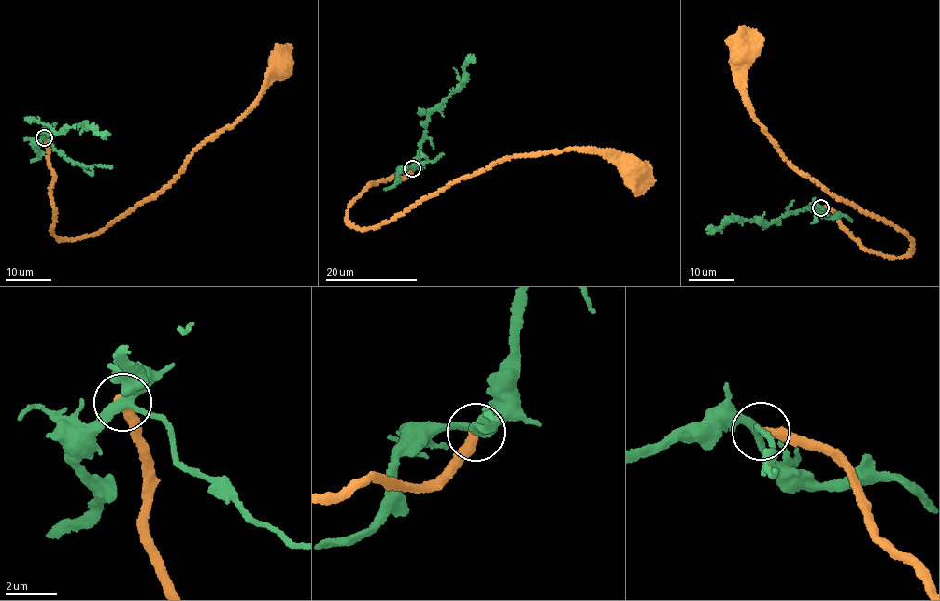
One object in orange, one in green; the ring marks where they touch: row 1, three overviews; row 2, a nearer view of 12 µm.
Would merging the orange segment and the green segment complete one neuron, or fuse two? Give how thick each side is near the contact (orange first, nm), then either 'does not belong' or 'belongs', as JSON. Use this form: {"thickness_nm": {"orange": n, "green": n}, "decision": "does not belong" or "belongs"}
{"thickness_nm": {"orange": 380, "green": 280}, "decision": "does not belong"}

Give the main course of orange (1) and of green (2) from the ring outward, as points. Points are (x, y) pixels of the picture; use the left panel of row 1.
1: (44, 138), (53, 177), (52, 231), (60, 239), (85, 236), (160, 193), (193, 153), (246, 115), (278, 67)
2: (44, 138), (43, 129), (59, 133), (81, 124), (96, 134), (107, 134)

